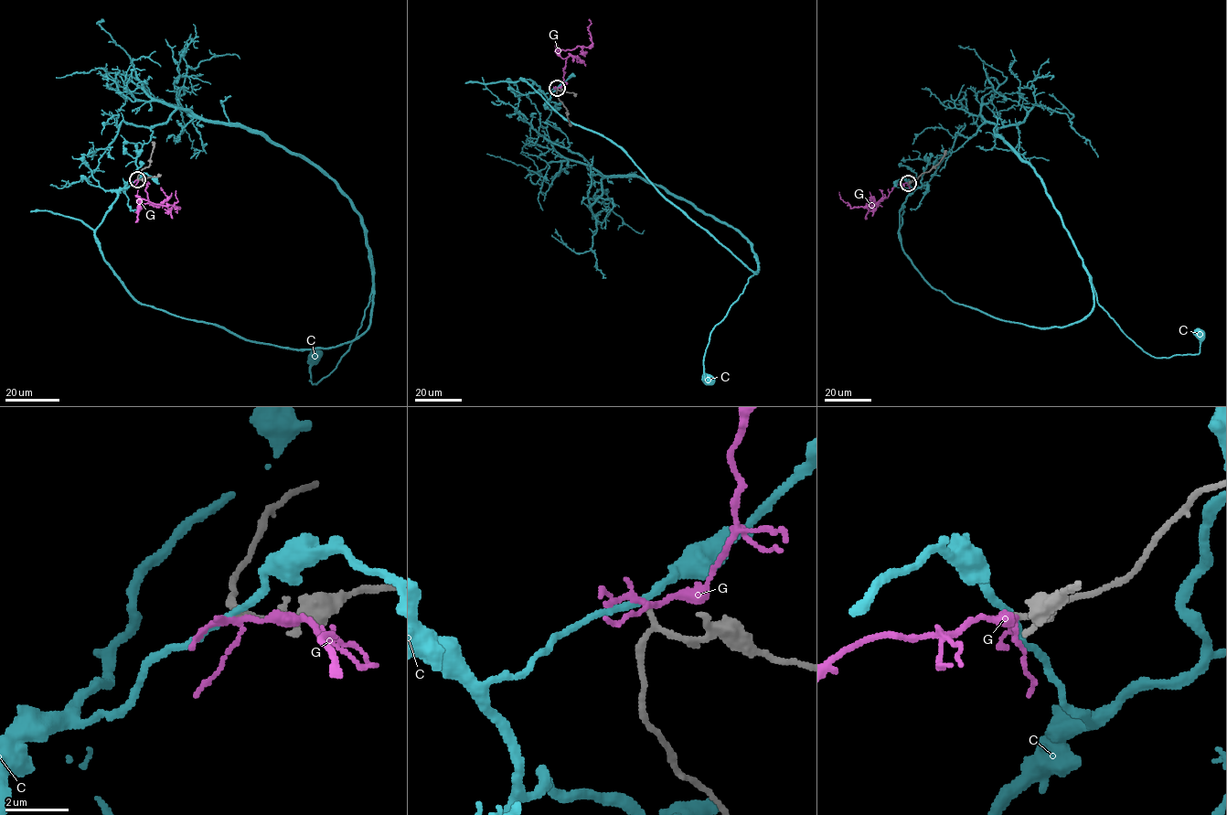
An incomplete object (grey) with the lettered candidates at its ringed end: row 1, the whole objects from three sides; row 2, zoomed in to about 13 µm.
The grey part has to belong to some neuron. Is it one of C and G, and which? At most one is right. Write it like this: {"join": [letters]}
{"join": []}

